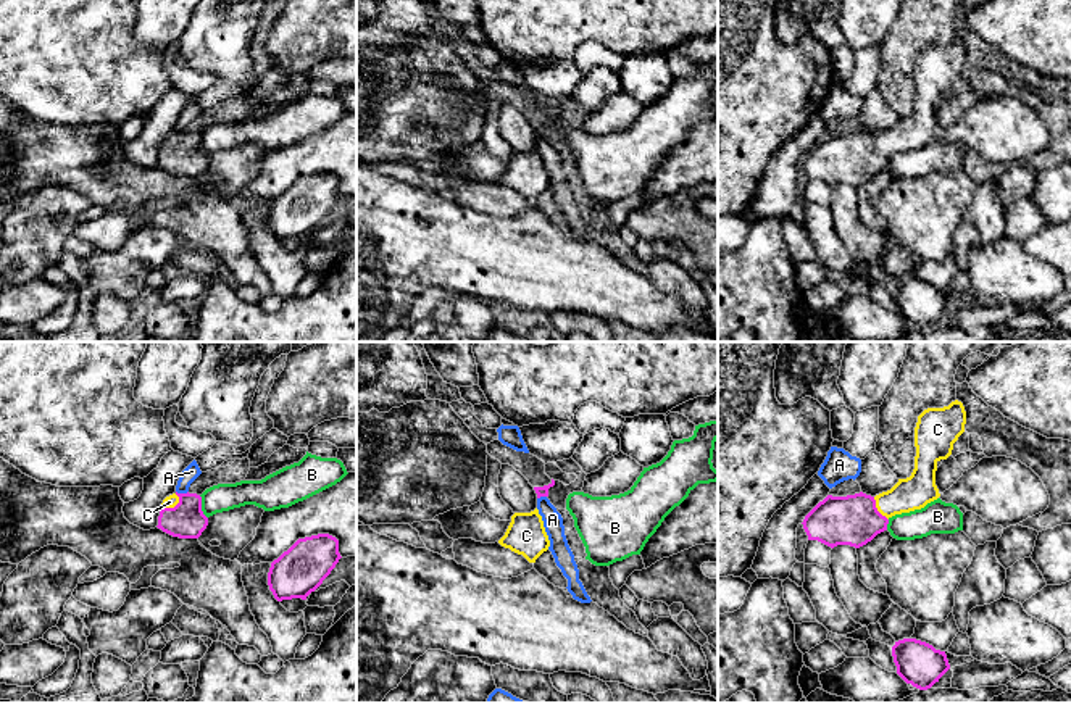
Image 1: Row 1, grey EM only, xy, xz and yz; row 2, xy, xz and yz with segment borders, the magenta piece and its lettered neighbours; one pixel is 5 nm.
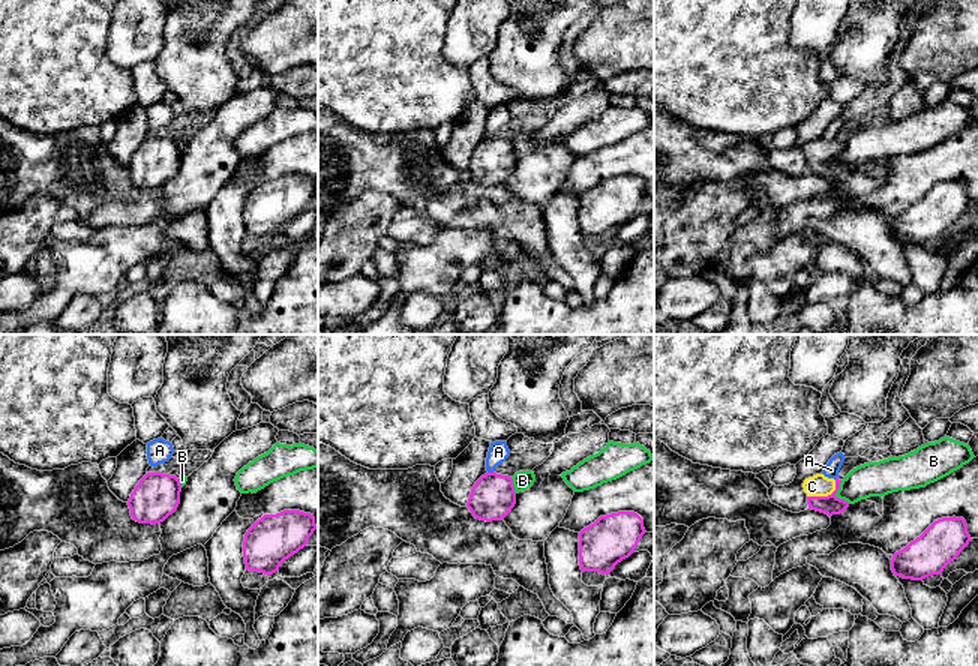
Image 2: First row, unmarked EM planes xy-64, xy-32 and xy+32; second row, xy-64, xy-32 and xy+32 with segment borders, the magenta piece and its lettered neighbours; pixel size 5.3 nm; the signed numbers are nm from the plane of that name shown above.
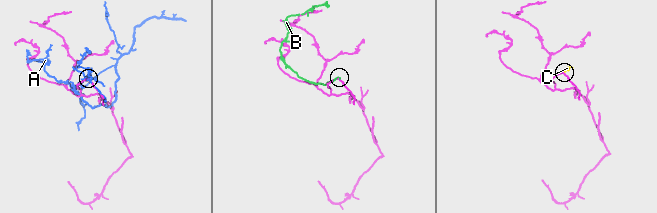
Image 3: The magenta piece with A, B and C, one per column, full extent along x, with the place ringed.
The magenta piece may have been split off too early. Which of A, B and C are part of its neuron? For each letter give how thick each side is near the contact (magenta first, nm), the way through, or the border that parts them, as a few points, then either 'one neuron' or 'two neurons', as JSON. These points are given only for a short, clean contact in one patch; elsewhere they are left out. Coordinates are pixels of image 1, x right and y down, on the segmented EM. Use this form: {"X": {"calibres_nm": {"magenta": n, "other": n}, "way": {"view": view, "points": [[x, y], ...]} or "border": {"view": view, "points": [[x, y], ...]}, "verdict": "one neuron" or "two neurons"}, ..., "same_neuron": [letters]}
{"A": {"calibres_nm": {"magenta": 180, "other": 80}, "verdict": "two neurons"}, "B": {"calibres_nm": {"magenta": 180, "other": 140}, "verdict": "two neurons"}, "C": {"calibres_nm": {"magenta": 180, "other": 60}, "way": {"view": "xy", "points": [[186, 519], [171, 508], [170, 502]]}, "verdict": "one neuron"}, "same_neuron": ["C"]}

